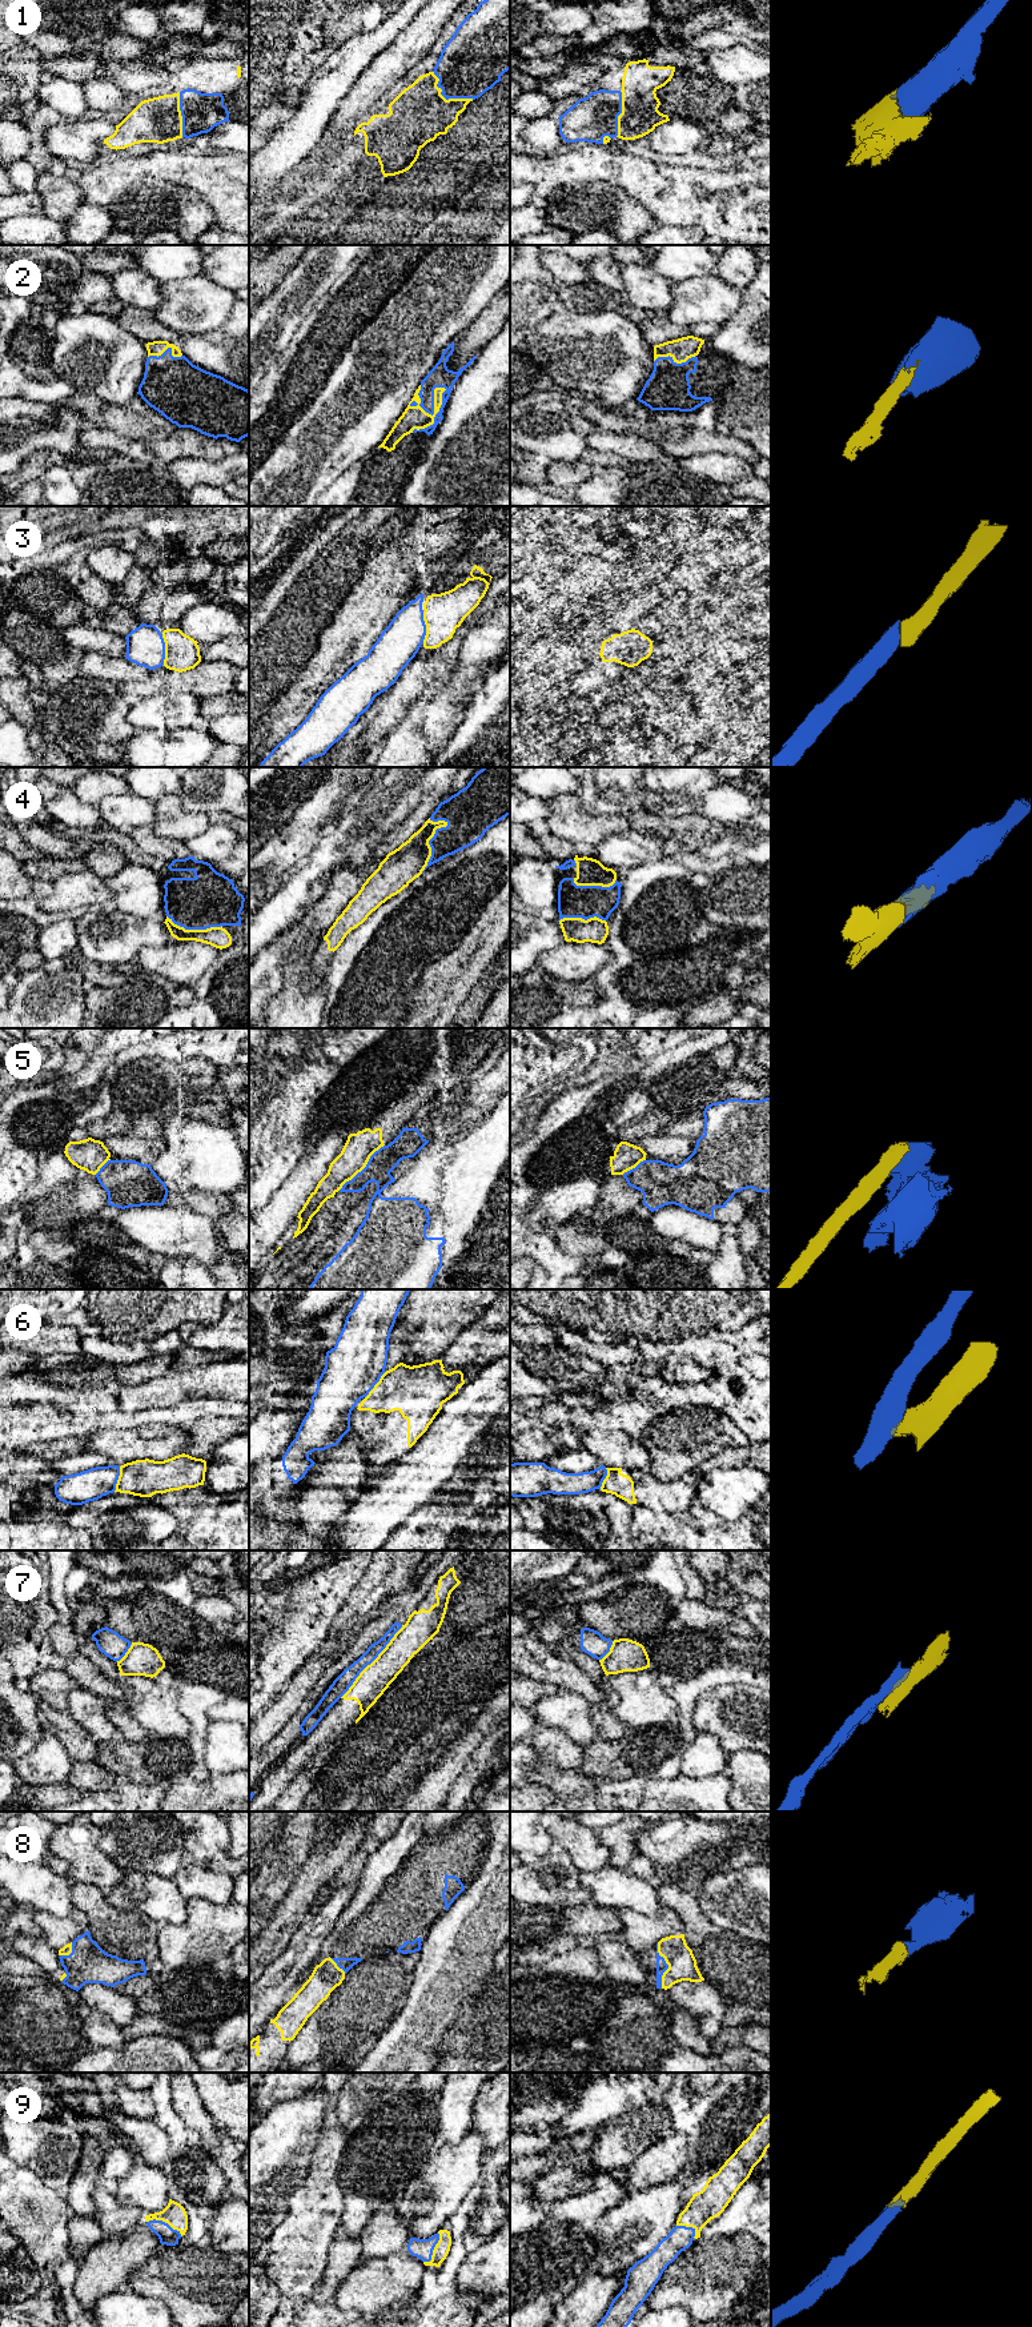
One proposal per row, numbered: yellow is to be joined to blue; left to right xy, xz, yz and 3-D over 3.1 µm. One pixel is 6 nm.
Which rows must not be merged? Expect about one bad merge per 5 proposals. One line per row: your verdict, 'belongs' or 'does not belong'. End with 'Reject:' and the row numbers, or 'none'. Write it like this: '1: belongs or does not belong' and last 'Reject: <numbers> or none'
1: belongs
2: belongs
3: belongs
4: belongs
5: does not belong
6: does not belong
7: does not belong
8: belongs
9: belongs
Reject: 5, 6, 7

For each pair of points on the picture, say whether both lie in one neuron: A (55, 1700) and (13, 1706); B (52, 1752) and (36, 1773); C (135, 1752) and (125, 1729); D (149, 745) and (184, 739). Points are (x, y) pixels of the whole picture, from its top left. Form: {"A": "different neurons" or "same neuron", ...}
{"A": "different neurons", "B": "same neuron", "C": "different neurons", "D": "same neuron"}

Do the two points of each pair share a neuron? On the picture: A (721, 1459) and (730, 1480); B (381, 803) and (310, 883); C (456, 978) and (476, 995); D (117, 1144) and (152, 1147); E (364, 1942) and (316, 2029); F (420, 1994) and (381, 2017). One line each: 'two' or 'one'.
A: two
B: one
C: two
D: one
E: two
F: two

